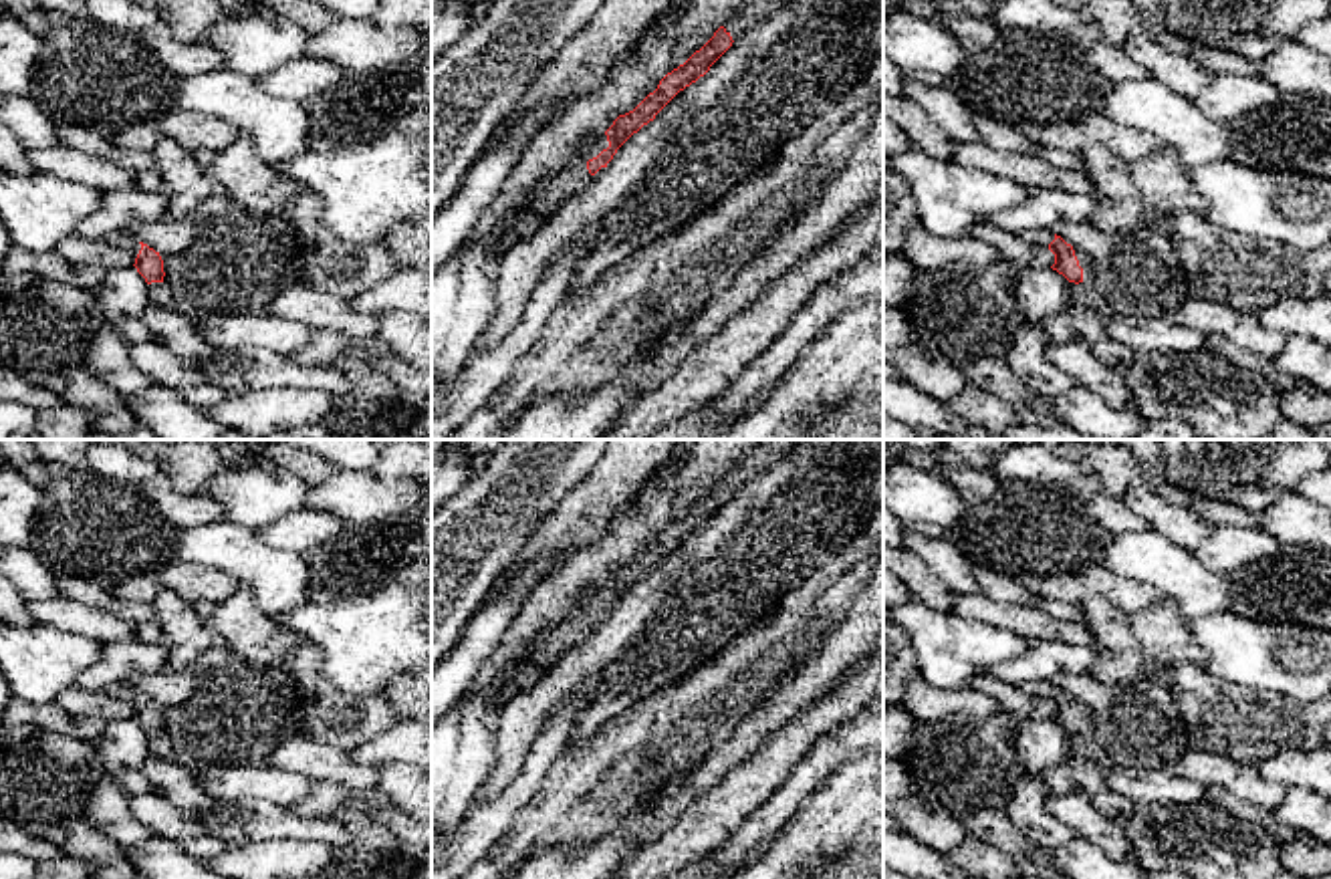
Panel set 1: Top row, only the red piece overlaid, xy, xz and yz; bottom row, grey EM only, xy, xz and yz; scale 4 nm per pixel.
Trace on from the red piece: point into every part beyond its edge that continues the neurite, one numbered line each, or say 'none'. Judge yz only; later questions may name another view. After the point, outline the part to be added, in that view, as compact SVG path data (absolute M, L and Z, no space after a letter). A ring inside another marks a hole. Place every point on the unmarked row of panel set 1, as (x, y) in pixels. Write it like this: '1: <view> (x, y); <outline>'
1: yz (1085, 714); M1075 702L1075 708L1079 712L1079 718L1083 720L1083 736L1091 736L1093 728L1095 728L1093 712L1089 708L1085 708L1083 704L1079 704L1079 702Z

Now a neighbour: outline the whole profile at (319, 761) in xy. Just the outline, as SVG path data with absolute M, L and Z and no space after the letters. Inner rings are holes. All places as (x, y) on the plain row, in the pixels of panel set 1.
M294 736L282 742L268 756L266 764L353 790L375 788L381 778L377 766L361 764L351 758L351 752L307 736Z

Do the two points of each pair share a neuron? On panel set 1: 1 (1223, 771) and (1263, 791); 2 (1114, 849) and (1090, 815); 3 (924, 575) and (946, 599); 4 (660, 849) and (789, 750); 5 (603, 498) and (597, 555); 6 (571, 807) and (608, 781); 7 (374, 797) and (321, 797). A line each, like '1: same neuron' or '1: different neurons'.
1: same neuron
2: same neuron
3: same neuron
4: same neuron
5: different neurons
6: same neuron
7: same neuron

